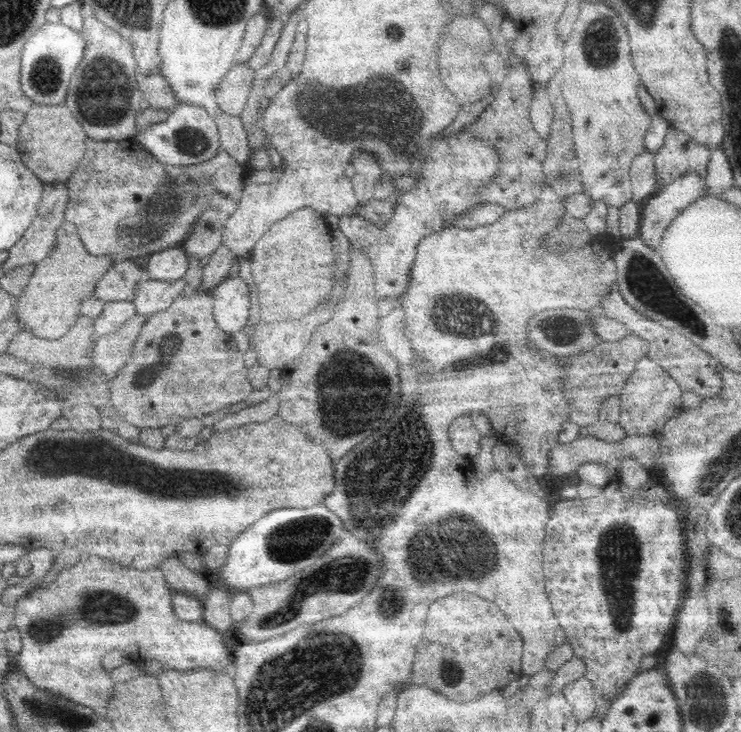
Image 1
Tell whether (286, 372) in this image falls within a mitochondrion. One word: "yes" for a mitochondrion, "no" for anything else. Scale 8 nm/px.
no

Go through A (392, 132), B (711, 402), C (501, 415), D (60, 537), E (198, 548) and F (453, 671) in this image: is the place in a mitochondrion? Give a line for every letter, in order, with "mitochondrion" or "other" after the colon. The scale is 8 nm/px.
A: mitochondrion
B: other
C: other
D: other
E: other
F: mitochondrion

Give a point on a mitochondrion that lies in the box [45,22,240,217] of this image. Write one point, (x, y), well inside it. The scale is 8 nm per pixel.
(99, 104)

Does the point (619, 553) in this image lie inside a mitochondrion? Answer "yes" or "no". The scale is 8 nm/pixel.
yes

